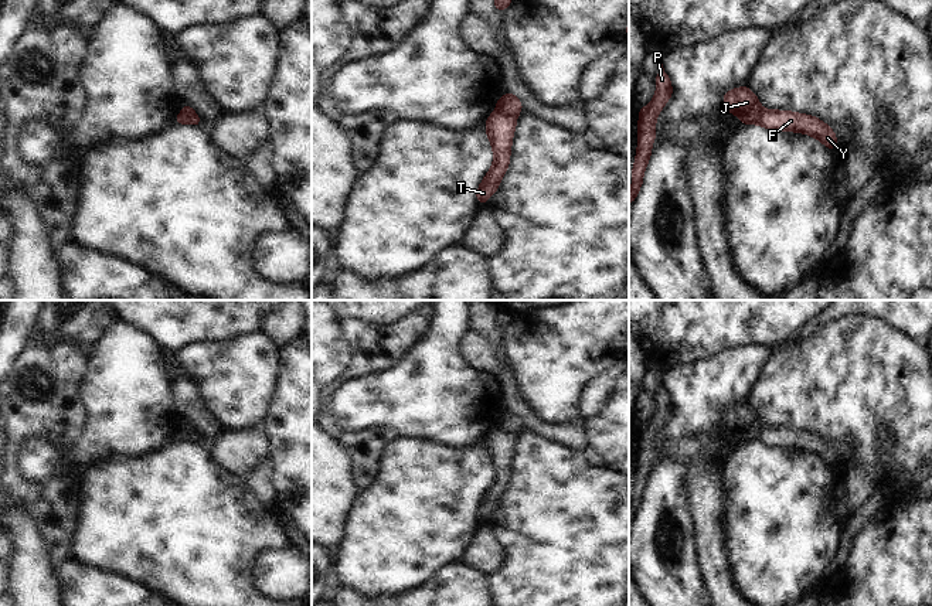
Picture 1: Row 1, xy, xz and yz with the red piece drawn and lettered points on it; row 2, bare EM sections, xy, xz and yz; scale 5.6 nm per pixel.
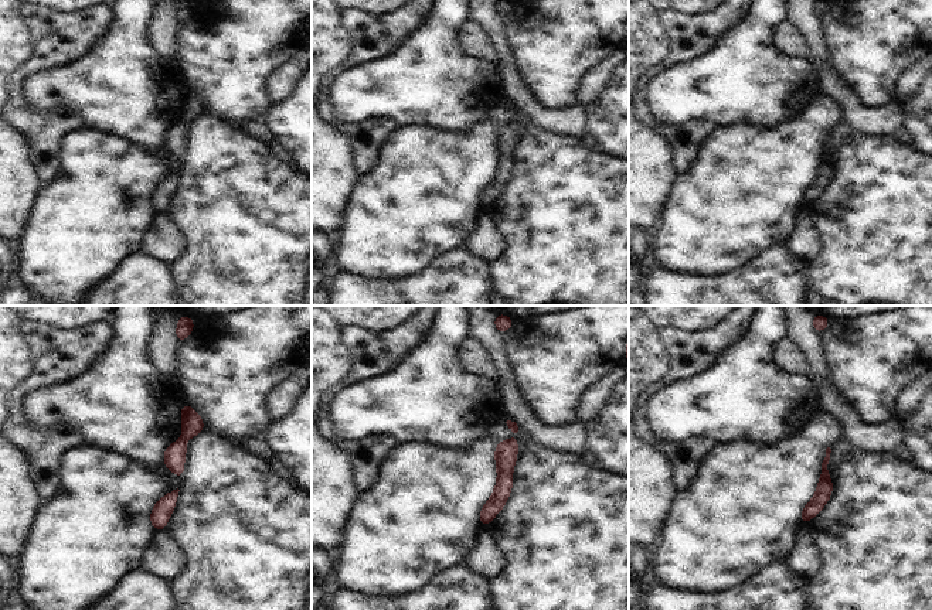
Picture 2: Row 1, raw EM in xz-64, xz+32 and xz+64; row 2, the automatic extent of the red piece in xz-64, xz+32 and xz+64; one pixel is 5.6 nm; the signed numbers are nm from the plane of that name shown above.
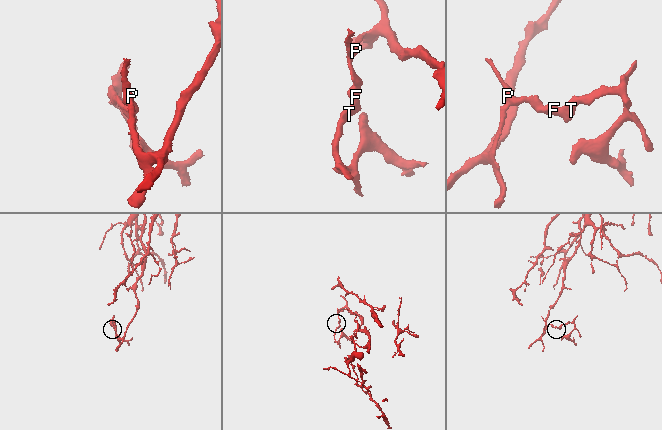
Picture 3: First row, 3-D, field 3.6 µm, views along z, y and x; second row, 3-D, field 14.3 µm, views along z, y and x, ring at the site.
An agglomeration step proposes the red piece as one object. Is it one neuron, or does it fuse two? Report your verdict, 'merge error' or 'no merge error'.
merge error

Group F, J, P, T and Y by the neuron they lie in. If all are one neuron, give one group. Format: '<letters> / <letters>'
F T Y / J P

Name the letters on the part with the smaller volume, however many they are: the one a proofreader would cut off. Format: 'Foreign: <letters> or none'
Foreign: F, T, Y.

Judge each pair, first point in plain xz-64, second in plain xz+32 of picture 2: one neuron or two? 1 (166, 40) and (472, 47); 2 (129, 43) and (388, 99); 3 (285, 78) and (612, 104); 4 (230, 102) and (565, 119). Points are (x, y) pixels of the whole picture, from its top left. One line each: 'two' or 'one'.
1: one
2: one
3: two
4: two

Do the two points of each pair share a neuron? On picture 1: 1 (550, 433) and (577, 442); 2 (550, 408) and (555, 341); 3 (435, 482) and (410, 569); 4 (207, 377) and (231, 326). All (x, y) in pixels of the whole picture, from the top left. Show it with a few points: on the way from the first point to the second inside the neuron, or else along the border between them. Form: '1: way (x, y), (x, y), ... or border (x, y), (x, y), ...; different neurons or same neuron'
1: way (557, 433), (570, 435); same neuron
2: way (551, 391), (551, 358); same neuron
3: way (422, 503), (419, 513), (410, 523), (410, 548); same neuron
4: border (255, 330), (232, 339), (194, 341), (191, 344); different neurons

